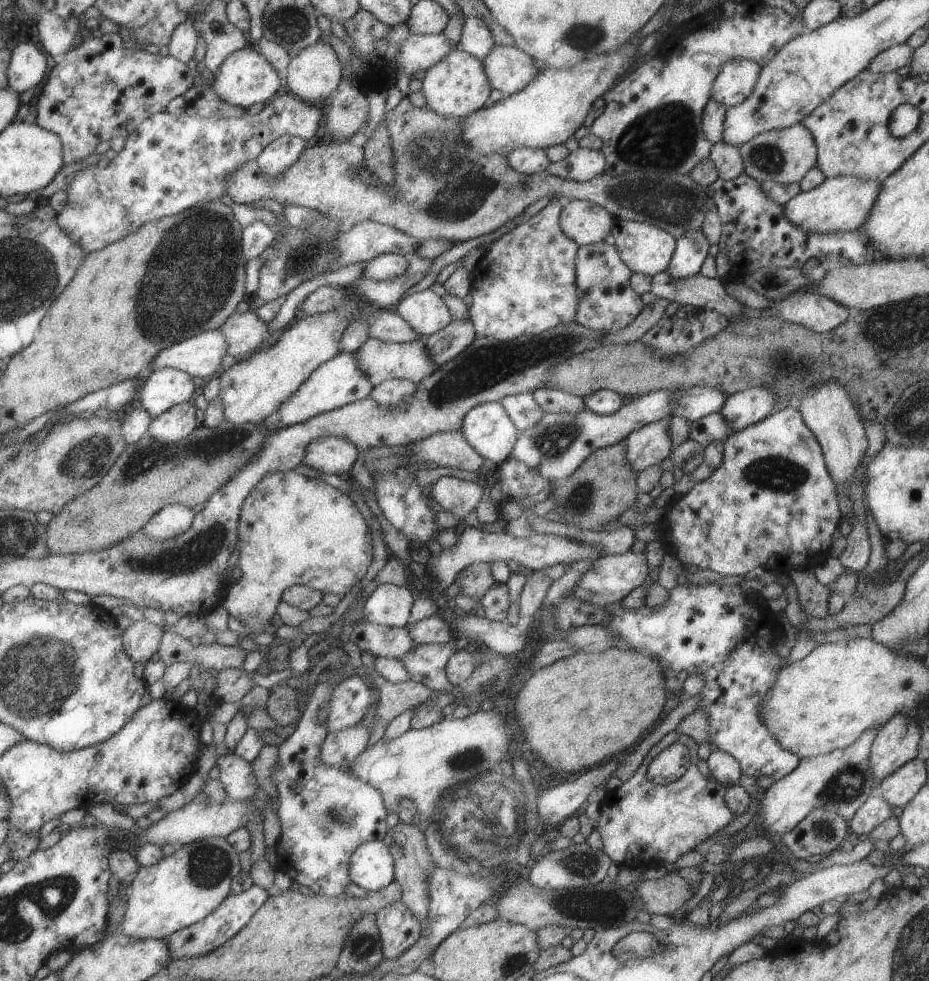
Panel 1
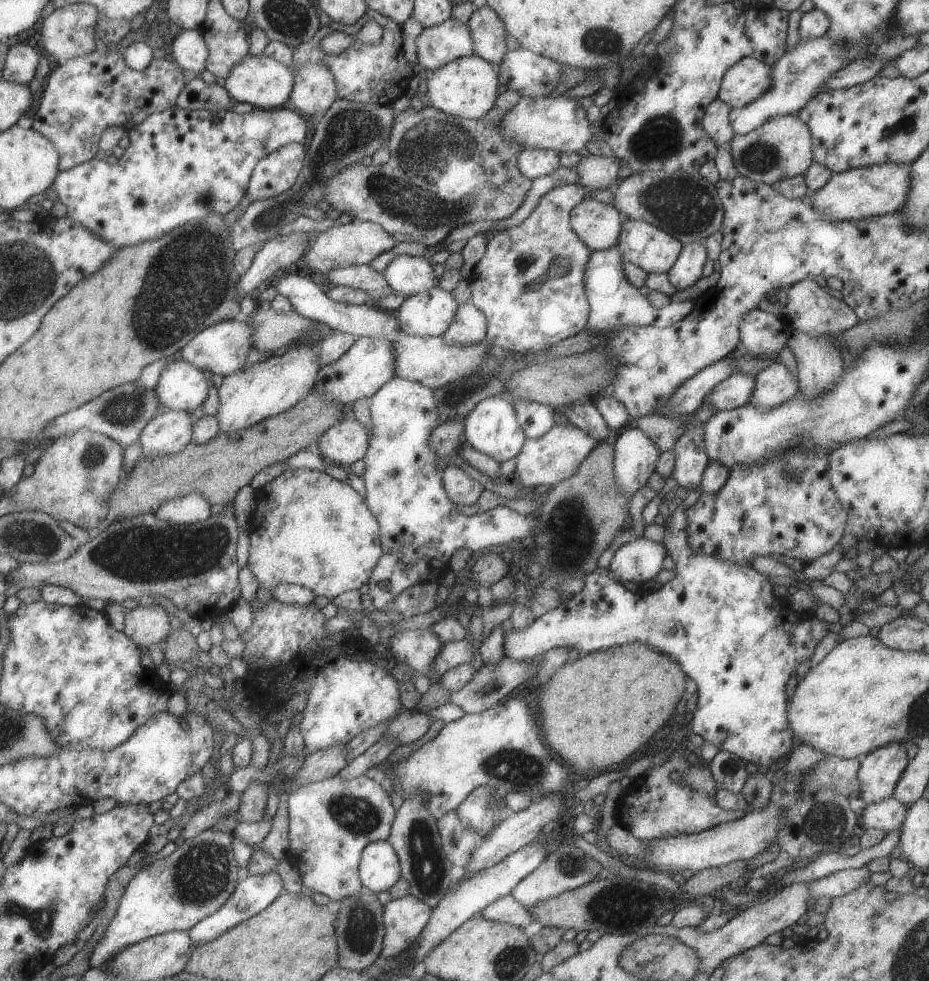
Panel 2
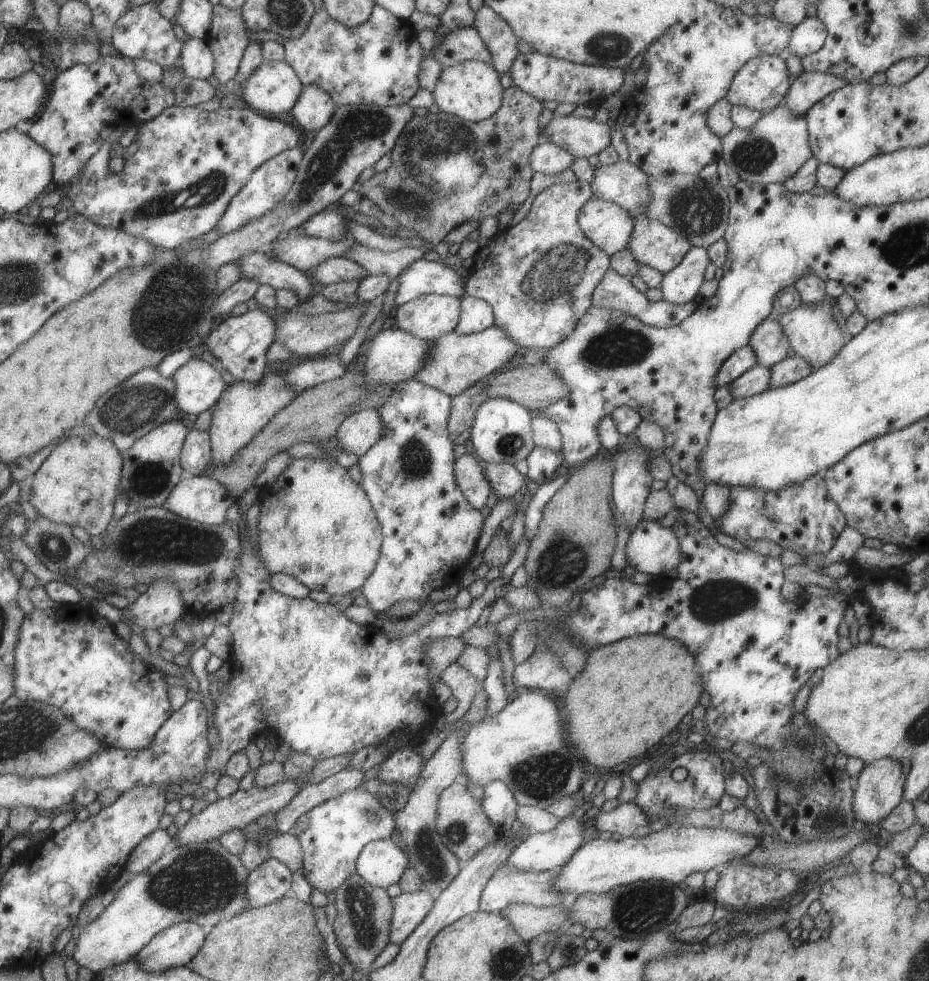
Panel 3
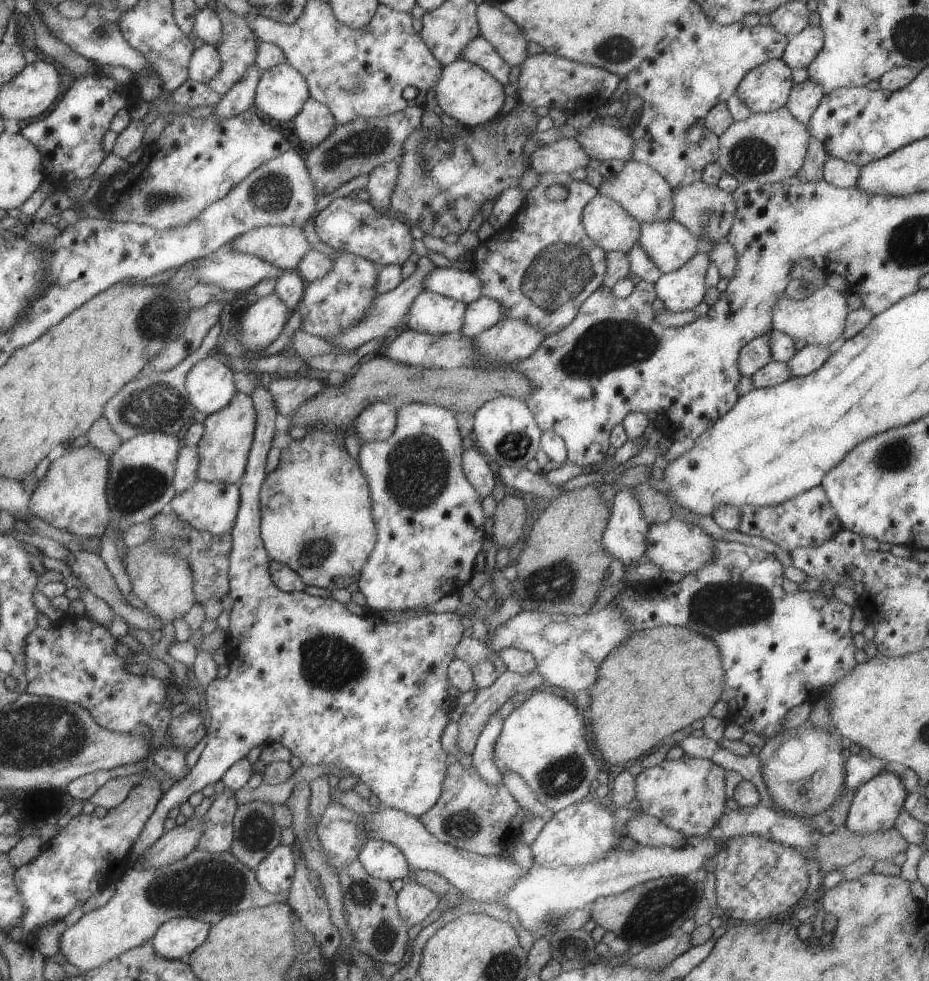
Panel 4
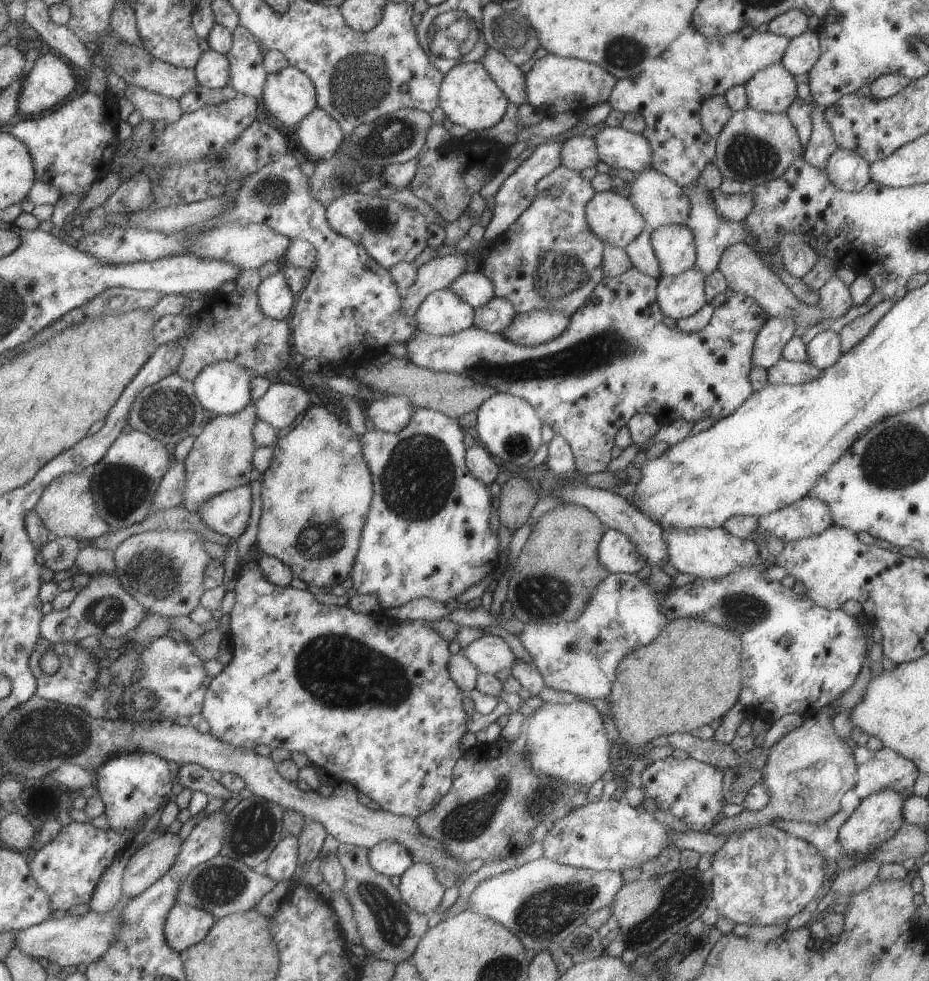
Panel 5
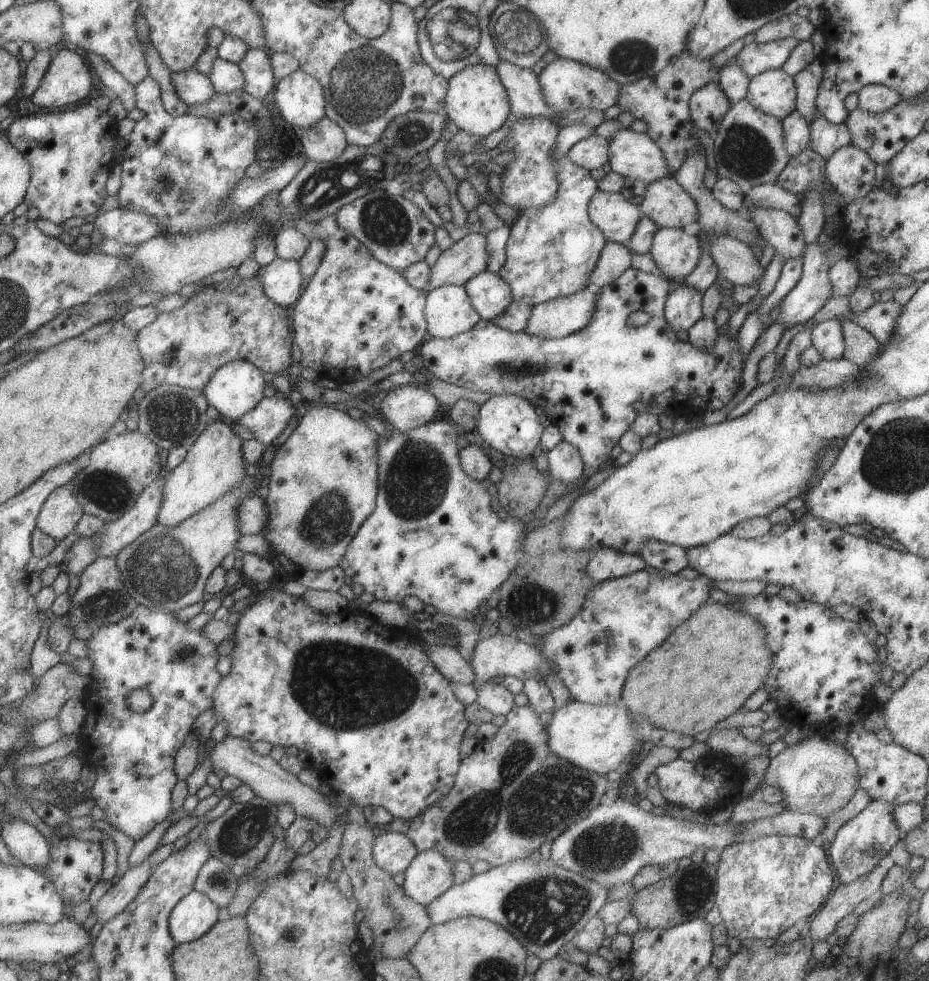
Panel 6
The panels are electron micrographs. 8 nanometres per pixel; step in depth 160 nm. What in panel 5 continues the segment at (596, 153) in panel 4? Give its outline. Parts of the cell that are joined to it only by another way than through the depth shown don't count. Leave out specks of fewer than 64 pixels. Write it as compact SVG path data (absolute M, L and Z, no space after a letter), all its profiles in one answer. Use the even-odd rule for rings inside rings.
M603 127L594 137L598 160L607 166L634 173L648 169L651 151L647 140L639 133L621 127Z

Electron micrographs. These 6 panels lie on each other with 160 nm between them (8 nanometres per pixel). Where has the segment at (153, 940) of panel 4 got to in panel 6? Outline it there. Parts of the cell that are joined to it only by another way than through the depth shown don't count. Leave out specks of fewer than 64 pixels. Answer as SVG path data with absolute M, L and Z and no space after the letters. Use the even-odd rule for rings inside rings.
M192 890L173 906L168 931L176 945L203 936L218 920L219 909L204 895Z

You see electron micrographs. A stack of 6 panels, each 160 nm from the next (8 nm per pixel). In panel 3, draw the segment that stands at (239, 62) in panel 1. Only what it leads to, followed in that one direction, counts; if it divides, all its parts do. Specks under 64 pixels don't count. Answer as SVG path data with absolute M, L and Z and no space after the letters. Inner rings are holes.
M262 60L240 84L240 96L261 114L283 114L289 112L301 89L297 73L284 60Z

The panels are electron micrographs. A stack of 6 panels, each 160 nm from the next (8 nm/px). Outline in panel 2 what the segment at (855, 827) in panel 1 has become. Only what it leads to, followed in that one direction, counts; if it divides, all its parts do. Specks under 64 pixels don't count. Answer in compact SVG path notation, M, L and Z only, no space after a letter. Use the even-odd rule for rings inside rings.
M885 798L875 804L866 804L863 814L857 820L857 825L863 829L881 830L881 832L889 833L901 826L907 810L908 806L898 802L895 798Z

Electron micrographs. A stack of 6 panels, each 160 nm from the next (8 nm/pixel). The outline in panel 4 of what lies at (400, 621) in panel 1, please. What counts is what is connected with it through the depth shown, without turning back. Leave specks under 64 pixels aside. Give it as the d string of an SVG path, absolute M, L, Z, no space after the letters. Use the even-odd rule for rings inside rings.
M409 403L400 406L396 410L395 426L393 434L384 441L371 441L360 443L357 464L361 472L365 475L368 491L371 500L372 519L375 523L376 543L370 555L366 558L361 574L356 580L358 591L363 594L366 600L366 606L370 613L376 613L379 610L407 610L416 606L427 607L437 602L442 596L459 593L463 585L468 584L474 572L475 556L480 551L483 542L483 512L481 511L481 499L478 498L476 490L467 482L465 475L462 473L460 456L462 436L459 434L457 421L452 410L443 408L436 404L427 403Z

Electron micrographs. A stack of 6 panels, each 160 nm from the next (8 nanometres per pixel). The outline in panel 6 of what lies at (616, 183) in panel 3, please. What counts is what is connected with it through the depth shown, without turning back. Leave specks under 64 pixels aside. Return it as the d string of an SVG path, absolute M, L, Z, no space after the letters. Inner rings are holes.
M665 175L659 180L646 184L643 198L641 199L640 213L650 218L657 226L657 228L673 227L682 229L686 224L696 221L697 205L692 201L691 196L681 188L674 176Z

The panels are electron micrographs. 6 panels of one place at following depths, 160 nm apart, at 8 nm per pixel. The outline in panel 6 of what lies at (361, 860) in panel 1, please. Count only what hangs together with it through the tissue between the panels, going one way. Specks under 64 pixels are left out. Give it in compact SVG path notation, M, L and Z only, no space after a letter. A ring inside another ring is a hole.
M383 833L374 838L372 855L375 864L391 876L403 872L416 854L415 845L406 834Z

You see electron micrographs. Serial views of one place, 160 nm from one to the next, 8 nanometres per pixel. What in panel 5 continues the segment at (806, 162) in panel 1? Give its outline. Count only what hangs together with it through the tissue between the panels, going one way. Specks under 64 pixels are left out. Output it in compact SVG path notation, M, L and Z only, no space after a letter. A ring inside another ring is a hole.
M746 106L732 113L716 136L714 163L723 179L738 182L740 192L749 193L754 186L781 176L791 161L801 156L802 149L796 128L786 112L766 113Z

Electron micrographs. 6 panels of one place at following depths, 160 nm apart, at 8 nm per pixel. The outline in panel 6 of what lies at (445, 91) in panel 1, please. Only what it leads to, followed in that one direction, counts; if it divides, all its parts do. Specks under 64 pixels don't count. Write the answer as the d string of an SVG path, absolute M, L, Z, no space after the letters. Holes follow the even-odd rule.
M467 65L448 78L444 113L459 130L480 137L497 130L510 112L508 96L495 69L489 65Z

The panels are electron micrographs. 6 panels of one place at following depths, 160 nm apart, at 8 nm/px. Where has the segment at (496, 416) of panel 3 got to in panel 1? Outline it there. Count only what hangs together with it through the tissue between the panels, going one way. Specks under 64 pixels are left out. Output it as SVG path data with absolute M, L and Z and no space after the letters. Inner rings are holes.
M499 401L481 403L468 410L462 417L460 431L471 448L491 466L507 458L519 433Z

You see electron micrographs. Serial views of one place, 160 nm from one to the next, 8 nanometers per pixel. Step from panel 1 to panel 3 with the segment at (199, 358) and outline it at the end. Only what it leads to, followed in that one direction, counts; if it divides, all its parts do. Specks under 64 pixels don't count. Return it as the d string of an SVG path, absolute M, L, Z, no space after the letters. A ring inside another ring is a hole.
M263 308L245 311L237 315L233 313L224 318L216 327L212 327L209 335L202 343L193 342L198 351L208 350L216 358L218 367L231 375L236 381L256 383L267 372L267 347L273 342L276 325L270 319L269 312Z

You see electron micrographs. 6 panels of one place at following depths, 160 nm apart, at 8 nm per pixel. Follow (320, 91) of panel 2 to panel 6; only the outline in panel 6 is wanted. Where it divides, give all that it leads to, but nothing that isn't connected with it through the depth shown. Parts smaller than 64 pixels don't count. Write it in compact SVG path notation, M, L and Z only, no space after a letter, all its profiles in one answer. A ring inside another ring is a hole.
M325 115L317 122L302 128L302 155L315 162L332 161L347 146L344 132Z

